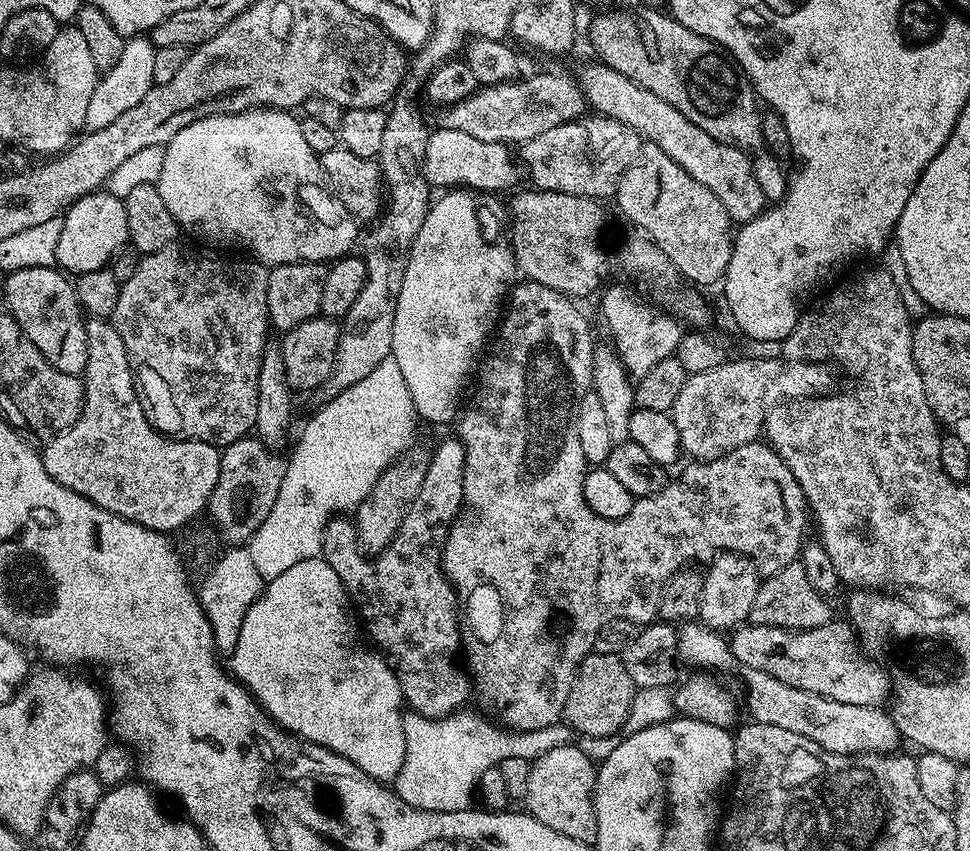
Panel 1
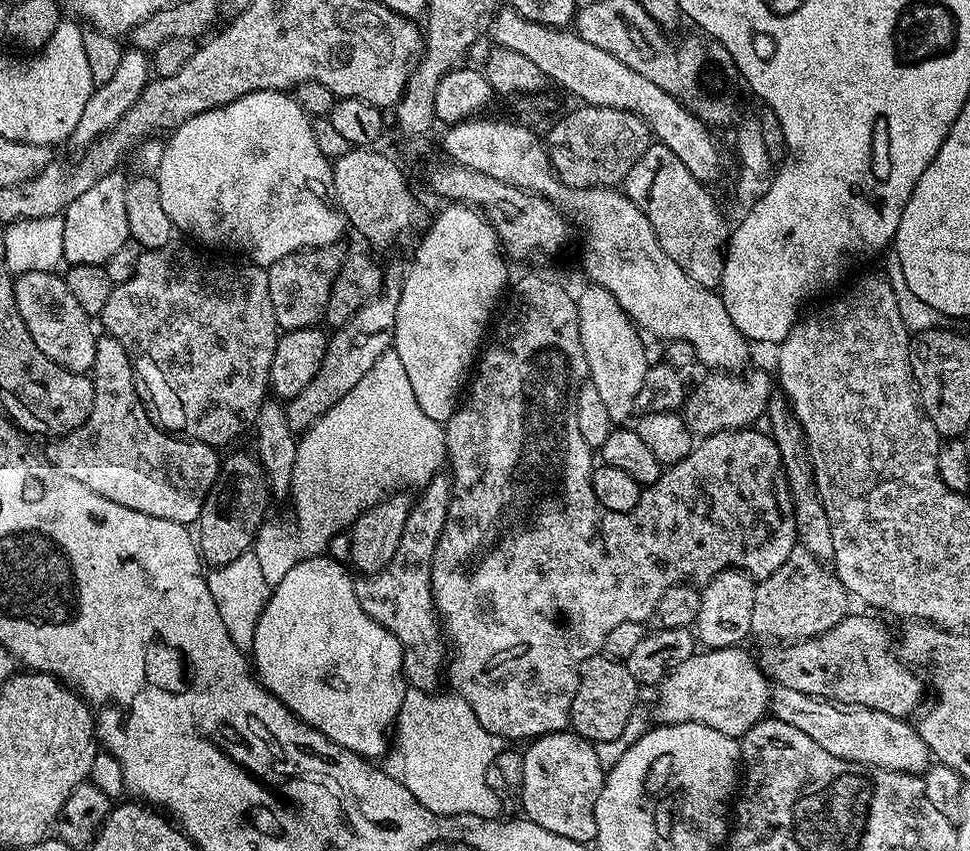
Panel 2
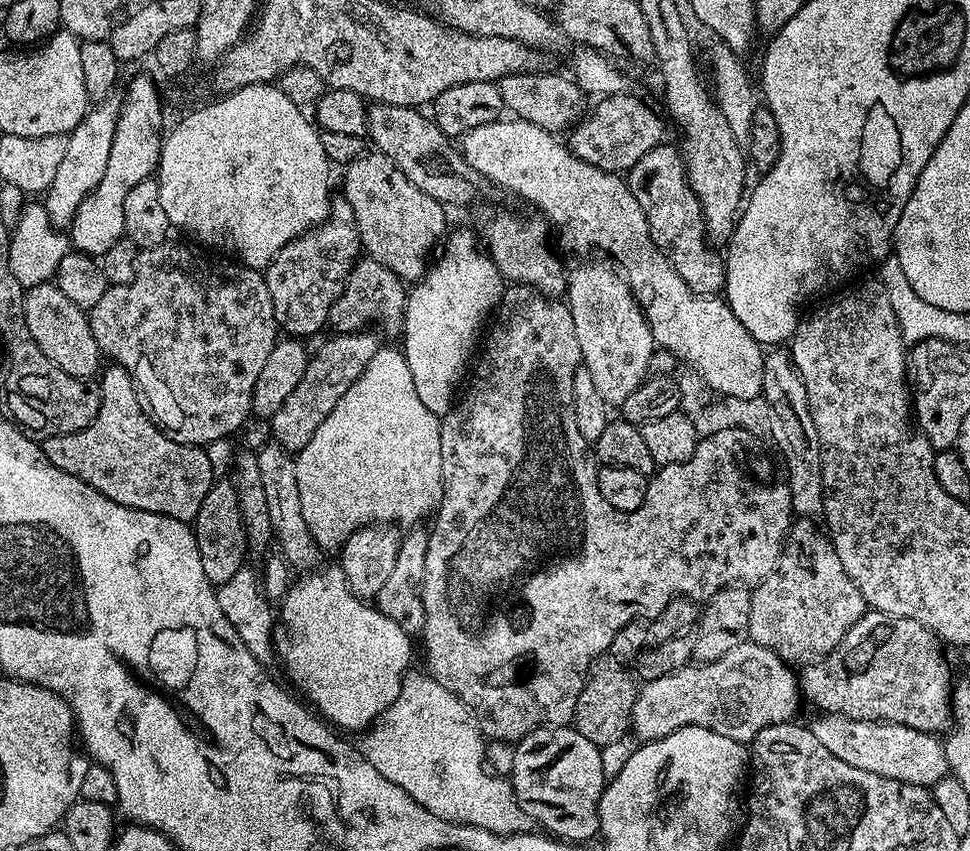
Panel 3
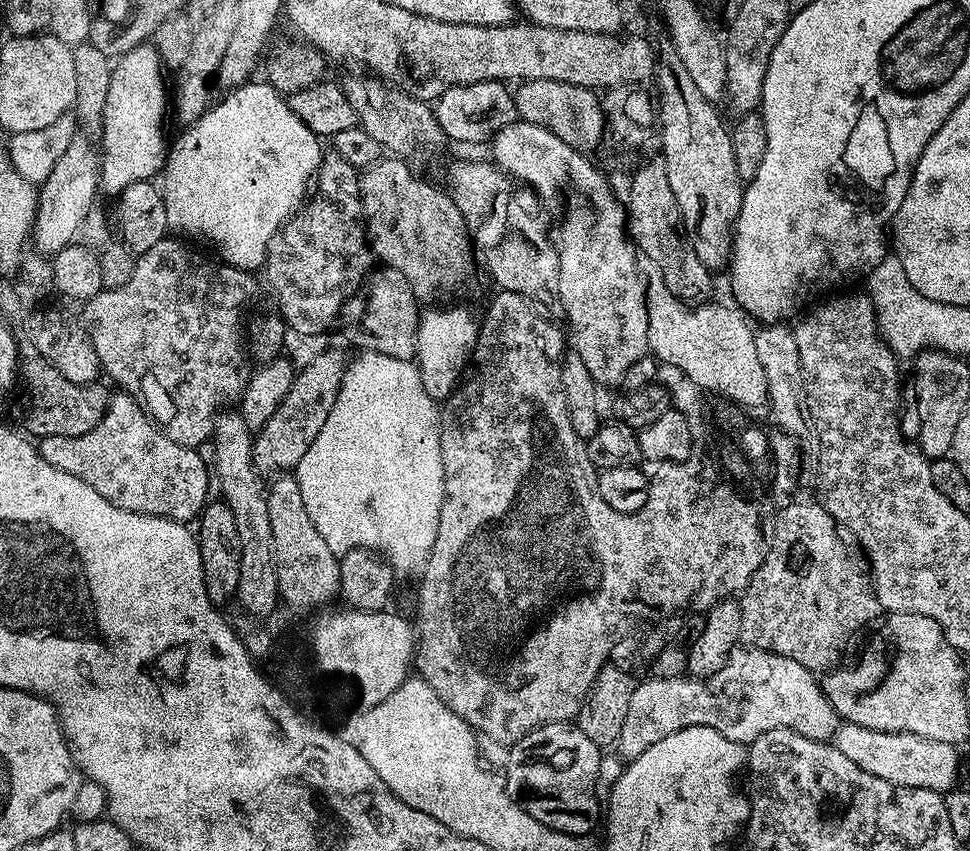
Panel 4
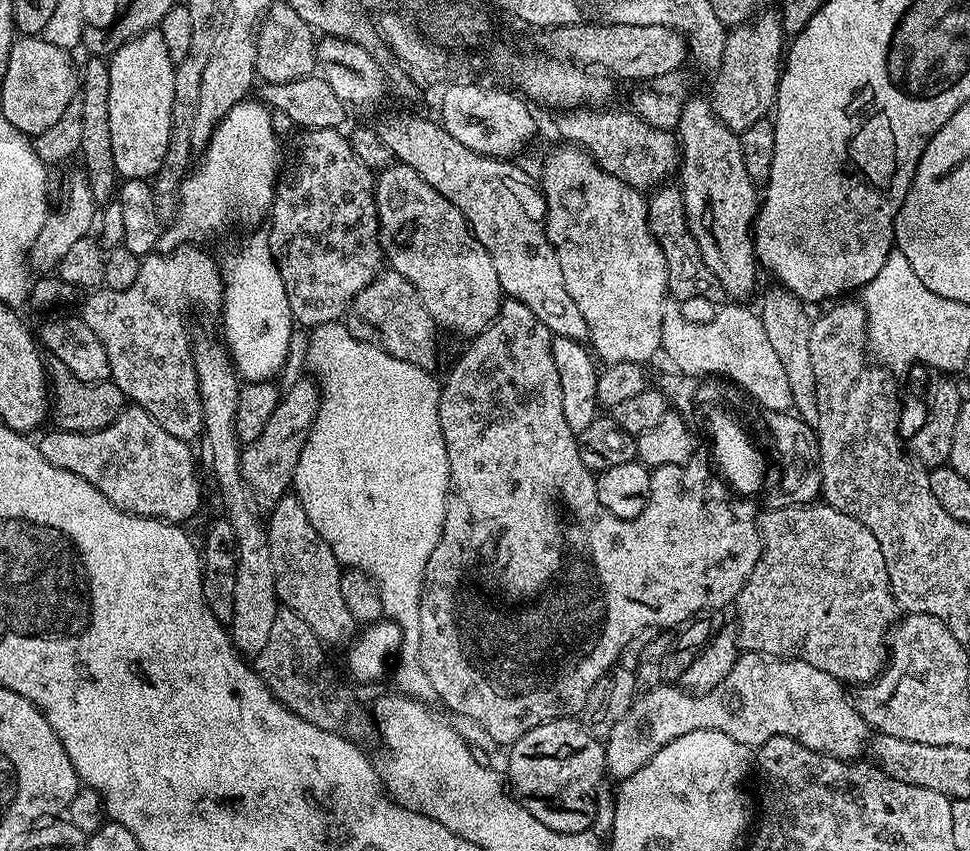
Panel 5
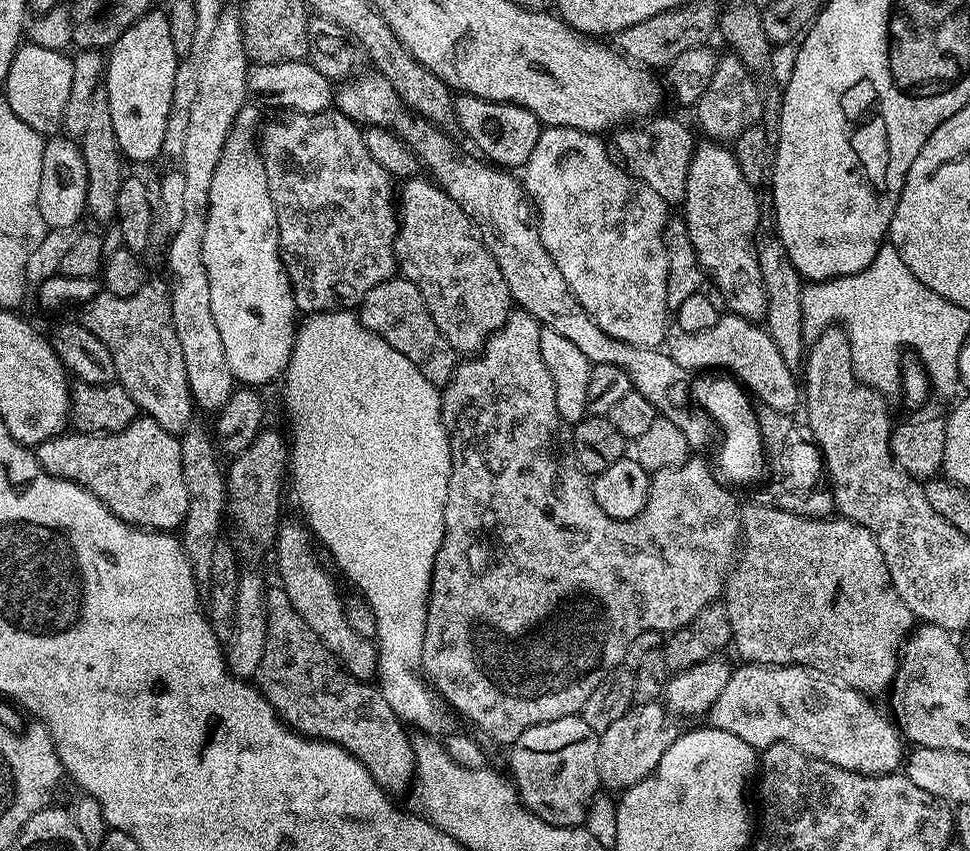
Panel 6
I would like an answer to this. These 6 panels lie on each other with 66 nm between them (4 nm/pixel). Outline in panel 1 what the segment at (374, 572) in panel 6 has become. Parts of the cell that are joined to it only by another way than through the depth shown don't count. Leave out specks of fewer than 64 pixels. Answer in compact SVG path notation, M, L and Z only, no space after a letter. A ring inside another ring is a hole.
M389 358L382 361L374 366L374 370L370 370L370 374L366 374L366 378L362 378L362 382L354 382L354 386L342 390L342 394L321 405L301 430L292 457L287 457L282 486L270 514L266 514L266 522L258 526L246 545L265 582L278 578L282 570L290 570L290 566L298 562L306 562L306 558L320 556L324 550L324 531L329 520L337 514L348 514L355 510L372 493L380 475L413 447L412 435L416 432L418 417L410 390L406 390L406 378L402 378L402 370L398 370L396 360Z

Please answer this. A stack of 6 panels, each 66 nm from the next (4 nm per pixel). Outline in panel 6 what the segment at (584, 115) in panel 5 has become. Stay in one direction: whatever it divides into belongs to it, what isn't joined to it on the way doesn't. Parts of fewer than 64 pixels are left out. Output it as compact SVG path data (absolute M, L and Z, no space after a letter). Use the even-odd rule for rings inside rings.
M653 117L641 124L624 126L615 131L613 149L623 167L632 176L650 186L670 206L681 205L685 198L688 166L693 158L696 137L689 128L674 118Z

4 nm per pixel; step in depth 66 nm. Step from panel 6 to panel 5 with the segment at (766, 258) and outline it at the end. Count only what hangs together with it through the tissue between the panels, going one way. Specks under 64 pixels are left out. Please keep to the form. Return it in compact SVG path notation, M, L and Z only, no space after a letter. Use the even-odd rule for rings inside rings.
M772 286L764 296L758 315L765 327L770 346L776 350L782 370L786 374L786 380L790 383L793 407L800 418L812 424L817 418L816 383L810 357L809 334L812 329L812 318L806 311L808 310L803 301L797 299L792 292L779 286Z

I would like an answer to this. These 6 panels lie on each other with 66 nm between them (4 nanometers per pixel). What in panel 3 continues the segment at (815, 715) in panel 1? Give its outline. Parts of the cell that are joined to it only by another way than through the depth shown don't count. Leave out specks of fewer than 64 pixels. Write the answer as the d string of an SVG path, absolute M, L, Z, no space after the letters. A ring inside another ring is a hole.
M820 714L816 721L811 721L810 727L814 738L818 738L834 758L842 758L842 762L858 766L858 770L870 770L870 774L882 774L882 778L894 778L926 789L949 775L943 743L933 733L889 724L886 720L855 720L835 714Z

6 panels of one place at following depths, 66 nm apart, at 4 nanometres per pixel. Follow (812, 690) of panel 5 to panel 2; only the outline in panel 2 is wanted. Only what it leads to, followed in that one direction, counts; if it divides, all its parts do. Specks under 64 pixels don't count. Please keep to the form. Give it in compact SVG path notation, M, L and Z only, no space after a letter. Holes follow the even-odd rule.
M737 646L735 648L714 648L711 650L697 651L690 658L686 658L686 662L682 662L682 666L678 666L671 674L664 680L661 680L658 685L660 693L656 696L656 712L654 708L654 716L660 724L701 724L702 726L710 726L714 730L718 730L727 736L741 737L746 734L746 730L750 730L759 720L765 719L766 713L770 708L770 680L763 668L760 667L757 657L752 656L748 652L743 652L743 647Z

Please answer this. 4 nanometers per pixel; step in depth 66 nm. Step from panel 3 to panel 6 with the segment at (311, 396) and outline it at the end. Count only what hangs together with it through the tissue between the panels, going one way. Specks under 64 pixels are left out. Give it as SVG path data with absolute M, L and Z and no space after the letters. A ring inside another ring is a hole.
M269 430L261 431L259 436L254 438L254 442L247 448L246 450L242 450L242 454L238 454L237 456L231 457L230 463L232 465L227 465L226 468L226 483L228 486L228 494L230 497L230 516L236 519L236 528L238 531L241 532L244 536L249 536L250 539L253 540L256 544L268 544L271 545L276 538L276 532L280 528L280 524L282 521L282 514L280 514L280 491L283 488L286 488L286 473L289 471L290 468L290 444L289 441L286 439L285 433L284 436L280 432L268 432Z

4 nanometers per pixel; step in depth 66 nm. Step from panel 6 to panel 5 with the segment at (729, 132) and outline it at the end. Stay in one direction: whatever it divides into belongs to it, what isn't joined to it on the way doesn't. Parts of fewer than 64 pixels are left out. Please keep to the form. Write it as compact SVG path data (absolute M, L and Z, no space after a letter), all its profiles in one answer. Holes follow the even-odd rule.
M757 11L747 23L733 27L726 38L726 50L722 50L722 62L715 69L716 81L712 84L710 103L712 113L734 133L745 132L754 122L765 119L776 102L776 84L782 71L782 53L786 48L786 33L780 25L779 11Z

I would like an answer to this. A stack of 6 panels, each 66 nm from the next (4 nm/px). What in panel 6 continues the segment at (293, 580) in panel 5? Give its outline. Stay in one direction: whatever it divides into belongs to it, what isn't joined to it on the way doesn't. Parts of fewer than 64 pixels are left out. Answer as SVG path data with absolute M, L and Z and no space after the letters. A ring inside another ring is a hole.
M283 519L274 541L281 588L290 598L291 605L298 614L302 615L303 621L310 630L318 635L318 638L352 676L359 677L364 672L375 673L378 669L377 645L372 640L362 638L351 629L349 620L345 616L343 597L340 598L331 576L320 564L307 527L299 519L296 520Z

